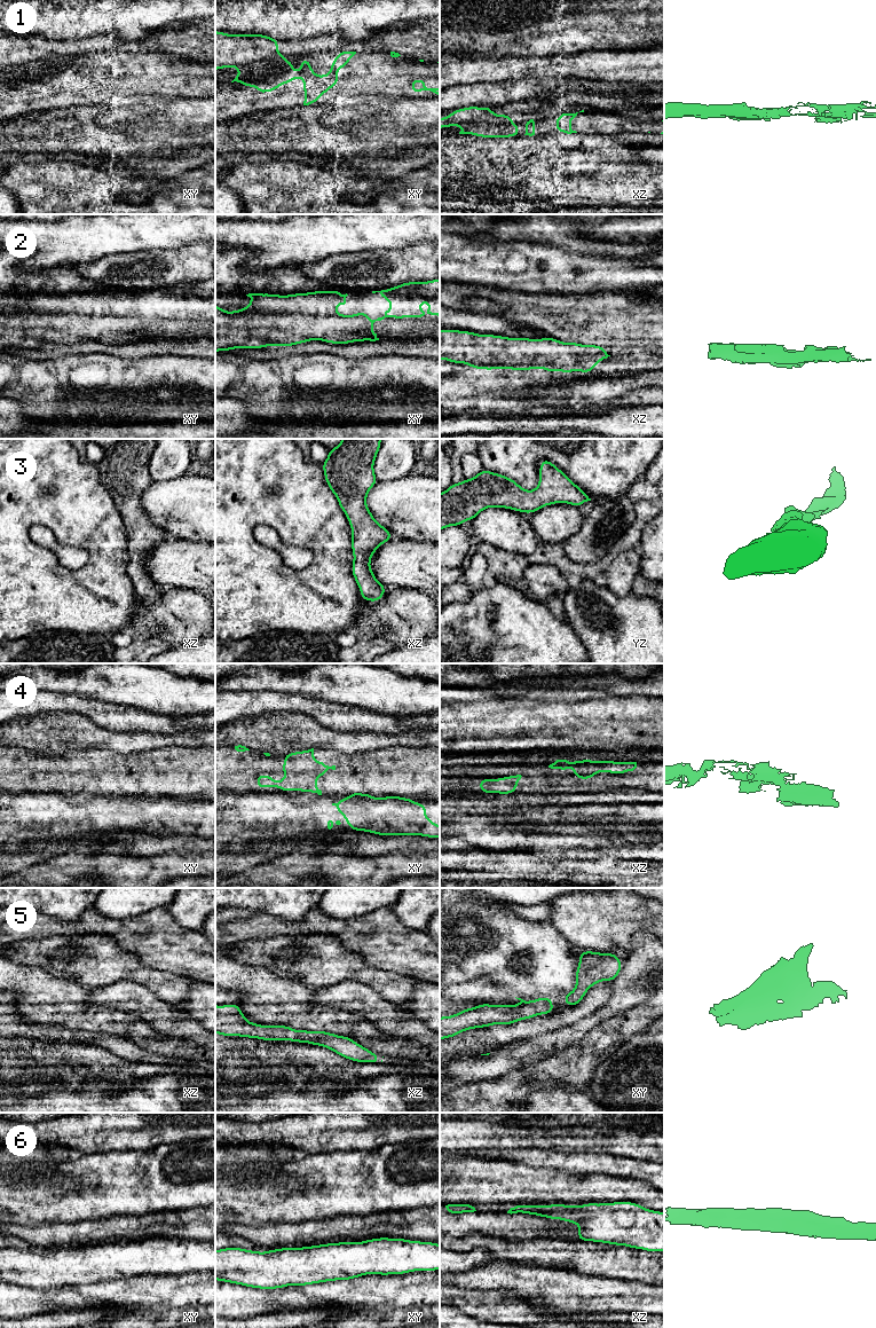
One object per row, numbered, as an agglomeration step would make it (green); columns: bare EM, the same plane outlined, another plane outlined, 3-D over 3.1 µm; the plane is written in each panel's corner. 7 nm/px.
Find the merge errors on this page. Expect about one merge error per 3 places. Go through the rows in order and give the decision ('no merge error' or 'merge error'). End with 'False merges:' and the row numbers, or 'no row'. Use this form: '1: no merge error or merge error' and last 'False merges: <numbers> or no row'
1: merge error
2: no merge error
3: no merge error
4: merge error
5: no merge error
6: no merge error
False merges: 1, 4

